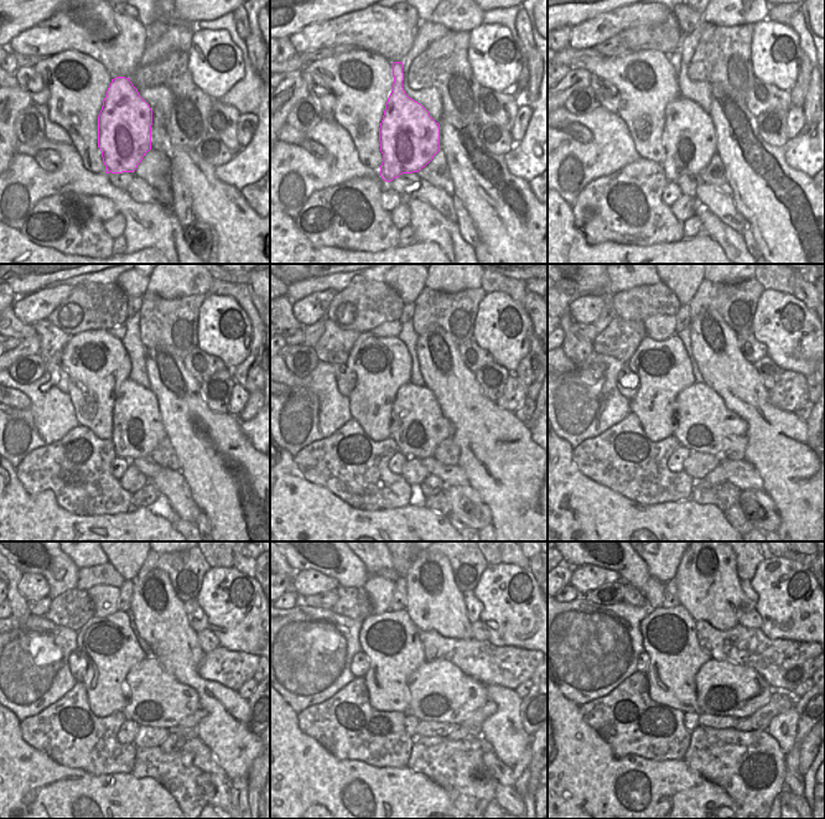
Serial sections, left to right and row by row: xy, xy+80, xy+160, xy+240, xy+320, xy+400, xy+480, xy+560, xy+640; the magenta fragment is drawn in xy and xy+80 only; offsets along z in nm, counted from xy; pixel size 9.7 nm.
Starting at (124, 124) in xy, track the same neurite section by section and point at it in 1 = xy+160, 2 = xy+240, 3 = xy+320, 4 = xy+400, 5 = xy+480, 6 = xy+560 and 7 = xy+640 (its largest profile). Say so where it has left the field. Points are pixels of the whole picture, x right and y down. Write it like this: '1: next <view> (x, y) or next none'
1: next xy+160 (689, 138)
2: next xy+240 (138, 429)
3: next xy+320 (419, 426)
4: next xy+400 (702, 423)
5: next xy+480 (155, 698)
6: next xy+560 (440, 691)
7: next xy+640 (724, 688)

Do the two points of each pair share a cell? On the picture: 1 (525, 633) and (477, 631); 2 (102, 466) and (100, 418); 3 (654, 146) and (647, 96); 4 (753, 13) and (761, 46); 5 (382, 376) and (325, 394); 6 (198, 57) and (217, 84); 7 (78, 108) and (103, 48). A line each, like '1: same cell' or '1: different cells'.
1: different cells
2: different cells
3: same cell
4: different cells
5: different cells
6: same cell
7: different cells

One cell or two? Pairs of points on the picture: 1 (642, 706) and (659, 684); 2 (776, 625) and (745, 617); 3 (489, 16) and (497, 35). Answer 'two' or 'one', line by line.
1: two
2: two
3: two

